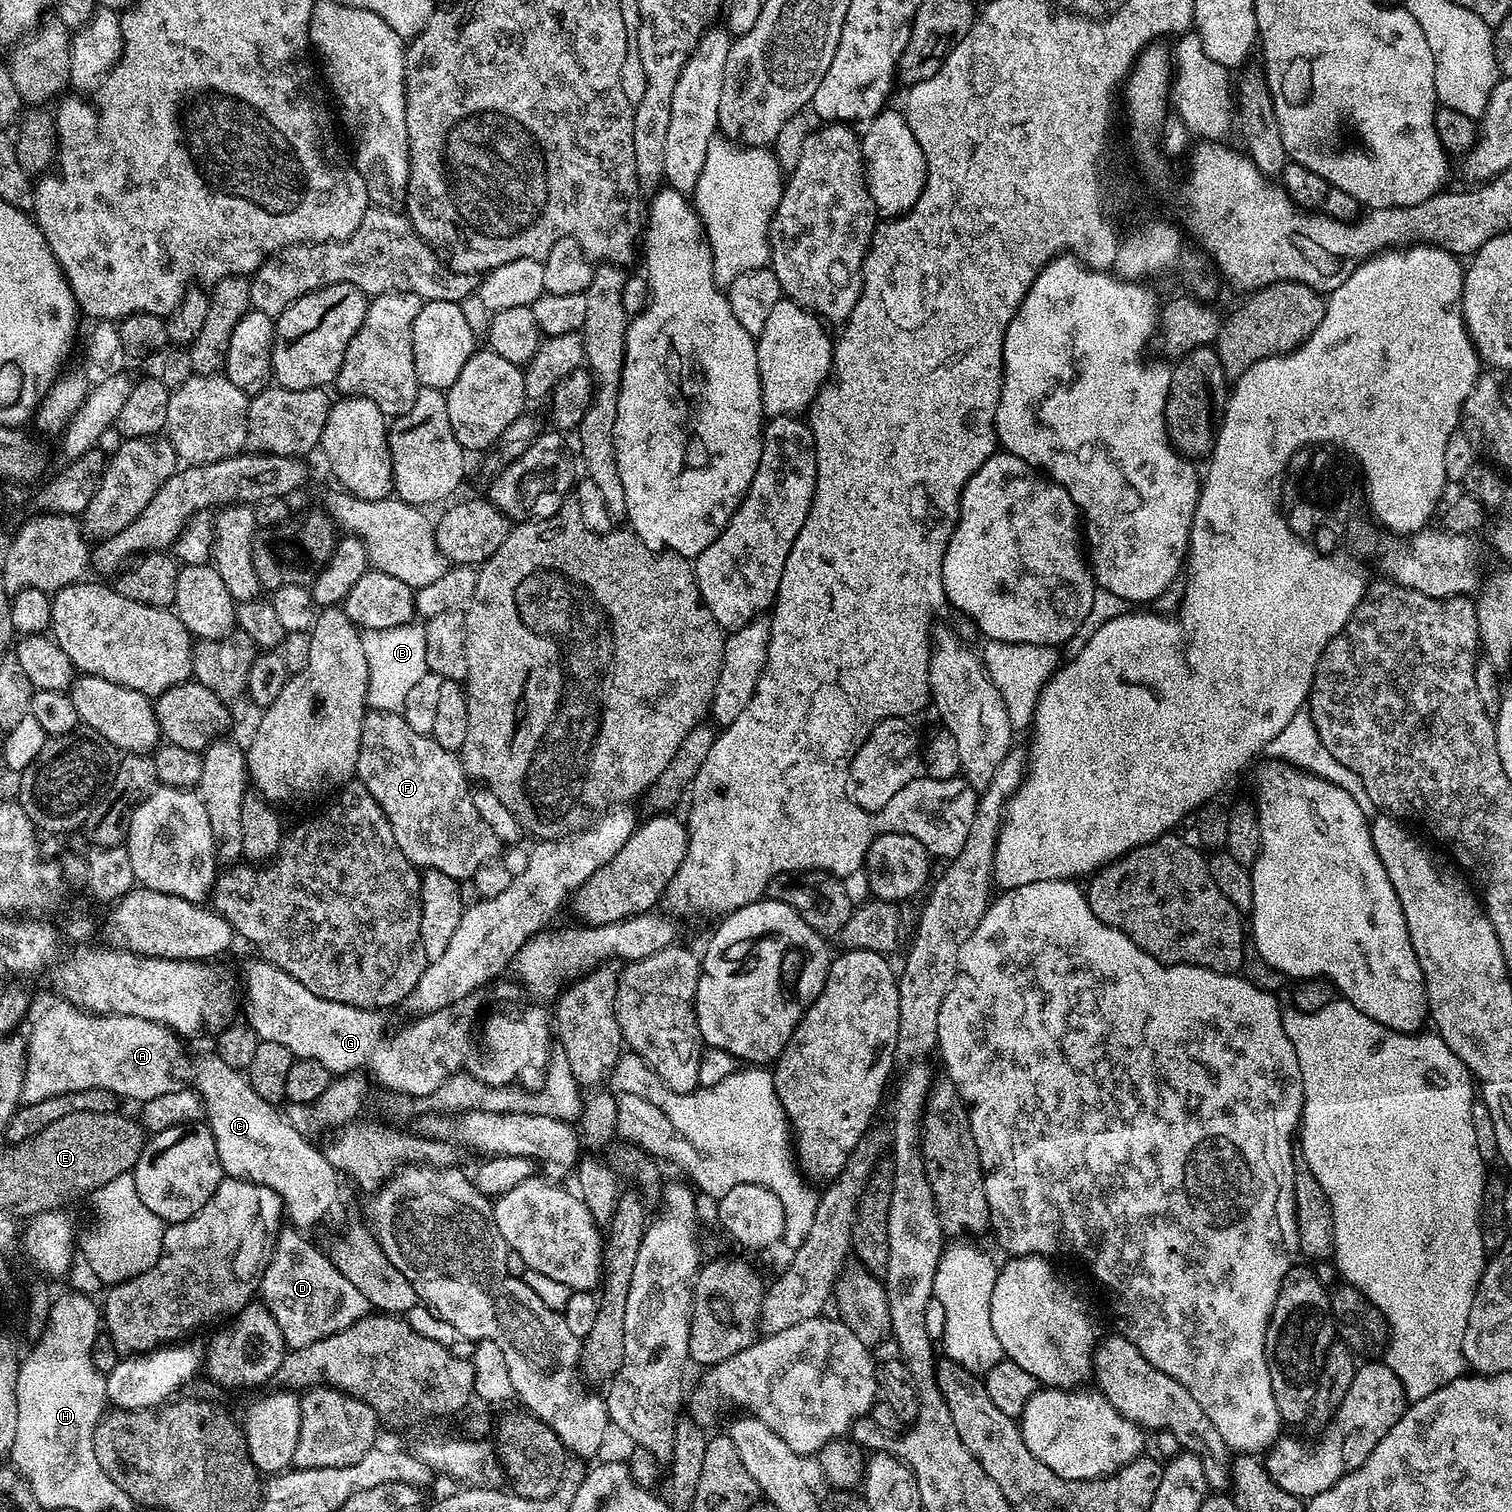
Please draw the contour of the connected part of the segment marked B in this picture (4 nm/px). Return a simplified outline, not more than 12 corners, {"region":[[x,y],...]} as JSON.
{"region":[[419,623],[365,631],[369,709],[399,713],[428,671]]}

